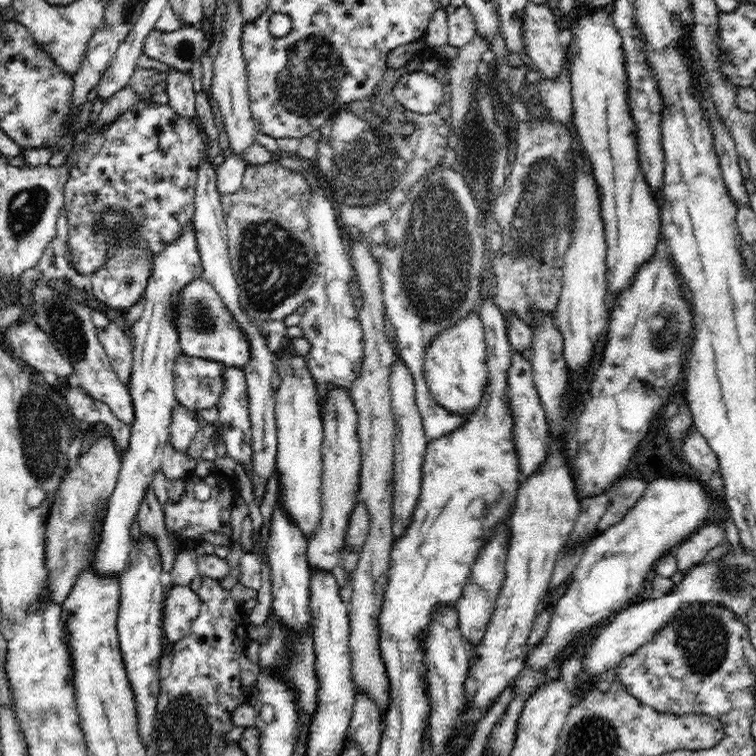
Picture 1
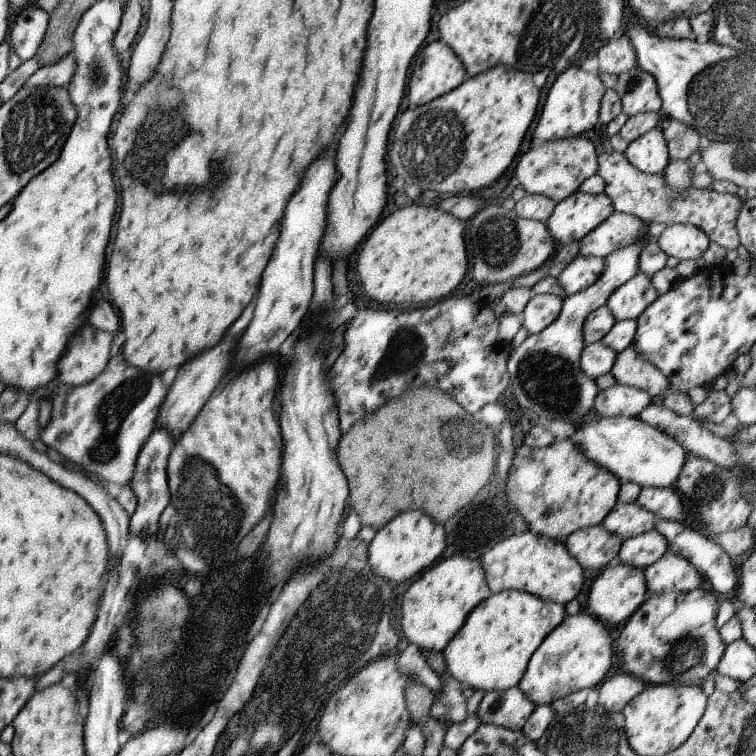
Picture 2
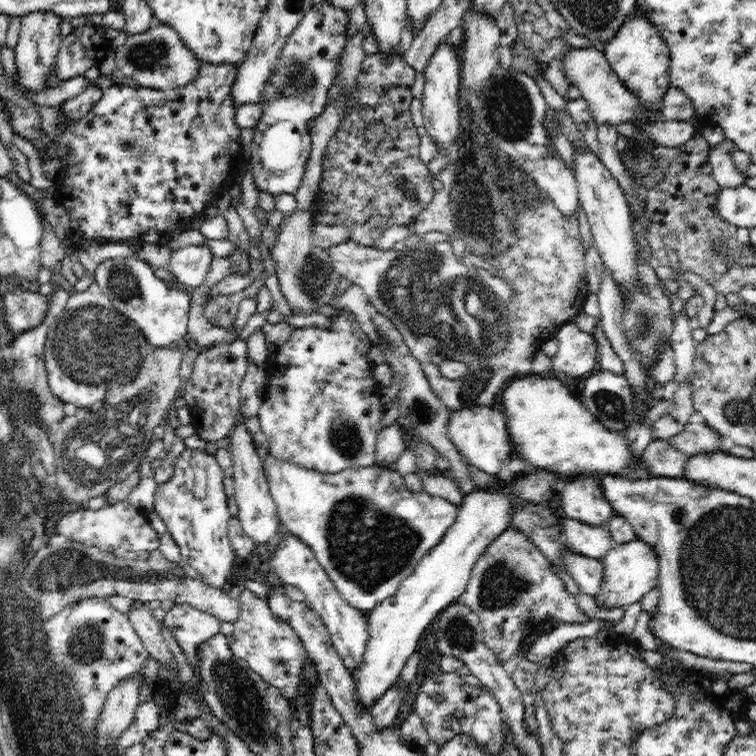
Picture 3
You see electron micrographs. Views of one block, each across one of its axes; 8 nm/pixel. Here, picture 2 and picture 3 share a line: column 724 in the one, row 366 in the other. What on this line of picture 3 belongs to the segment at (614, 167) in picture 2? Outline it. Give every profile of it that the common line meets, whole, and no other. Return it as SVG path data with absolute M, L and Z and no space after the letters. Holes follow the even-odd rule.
M236 339L231 343L212 346L200 353L194 361L191 377L181 393L190 414L190 428L202 440L227 441L230 430L234 426L234 417L240 412L239 388L244 374L248 372L247 342Z

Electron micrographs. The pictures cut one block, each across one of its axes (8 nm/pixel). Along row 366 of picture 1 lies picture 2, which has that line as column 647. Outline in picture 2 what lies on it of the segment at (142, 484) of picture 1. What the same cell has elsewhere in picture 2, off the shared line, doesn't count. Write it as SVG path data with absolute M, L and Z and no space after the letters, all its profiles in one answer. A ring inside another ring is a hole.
M655 127L631 142L624 154L630 164L648 174L663 172L670 162L663 131Z

